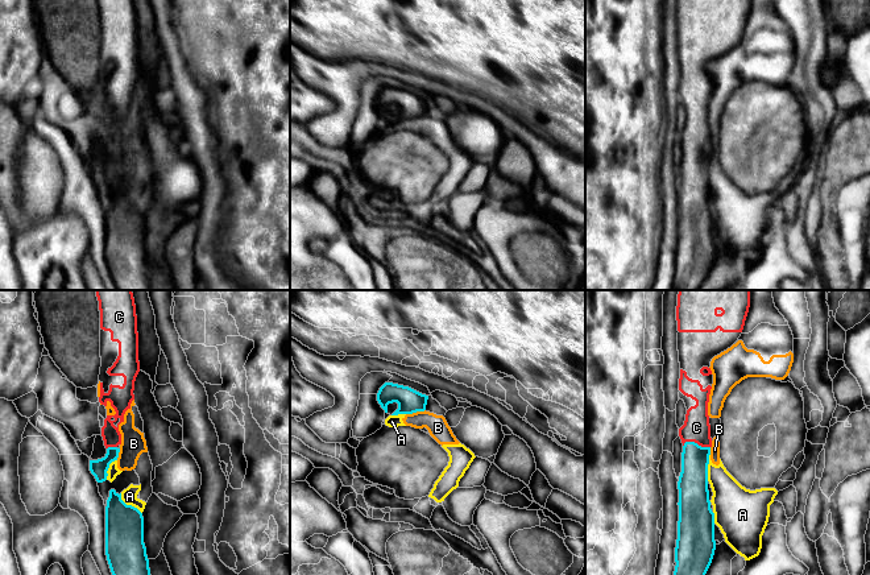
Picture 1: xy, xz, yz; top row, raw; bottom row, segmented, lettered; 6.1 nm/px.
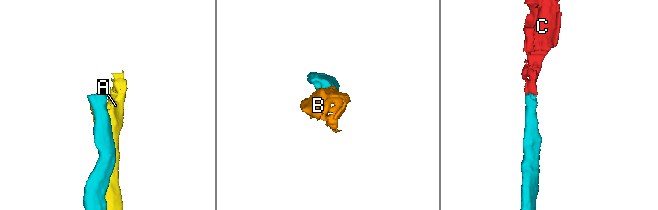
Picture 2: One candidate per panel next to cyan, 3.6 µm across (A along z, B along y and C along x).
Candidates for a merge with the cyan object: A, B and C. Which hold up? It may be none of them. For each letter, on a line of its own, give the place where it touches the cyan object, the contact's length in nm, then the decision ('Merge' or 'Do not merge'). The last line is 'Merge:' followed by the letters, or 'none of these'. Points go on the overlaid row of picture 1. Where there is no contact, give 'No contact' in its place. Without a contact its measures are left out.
A: Touches cyan at xy (129, 505). Shared border 180 nm. Do not merge
B: Touches cyan at xz (415, 412). Shared border 120 nm. Do not merge
C: Touches cyan at yz (696, 443). Shared border 170 nm. Merge
Merge: C

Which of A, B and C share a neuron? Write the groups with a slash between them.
A B / C

